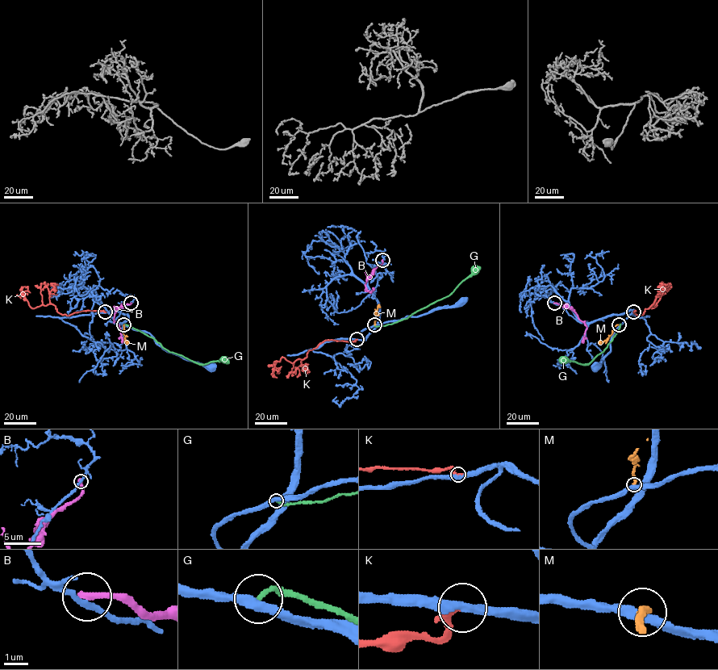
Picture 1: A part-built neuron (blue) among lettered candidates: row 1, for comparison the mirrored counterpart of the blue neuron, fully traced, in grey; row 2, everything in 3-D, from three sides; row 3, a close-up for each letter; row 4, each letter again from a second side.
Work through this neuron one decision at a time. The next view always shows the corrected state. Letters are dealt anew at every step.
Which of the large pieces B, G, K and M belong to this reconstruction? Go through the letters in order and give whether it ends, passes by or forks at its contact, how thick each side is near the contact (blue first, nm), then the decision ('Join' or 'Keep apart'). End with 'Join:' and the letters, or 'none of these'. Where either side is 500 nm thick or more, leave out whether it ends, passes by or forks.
B: It ends there. Thickness 240 nm (blue) against 360 nm. Keep apart
G: It ends there. Thickness 400 nm (blue) against 200 nm. Keep apart
K: It passes by. Thickness 400 nm (blue) against 240 nm. Keep apart
M: It ends there. Thickness 400 nm (blue) against 240 nm. Keep apart
Join: none of these

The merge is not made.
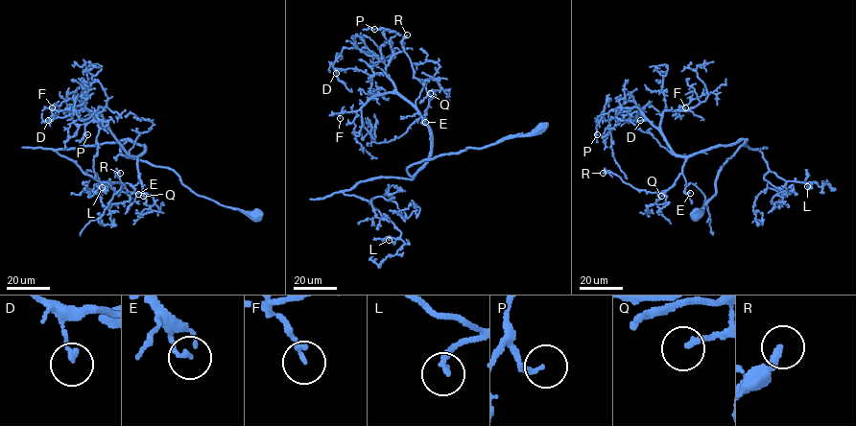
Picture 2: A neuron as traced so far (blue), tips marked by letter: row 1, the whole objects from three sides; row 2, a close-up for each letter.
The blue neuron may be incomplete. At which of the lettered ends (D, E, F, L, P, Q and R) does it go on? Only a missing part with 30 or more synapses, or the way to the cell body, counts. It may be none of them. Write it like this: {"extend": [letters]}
{"extend": ["L"]}

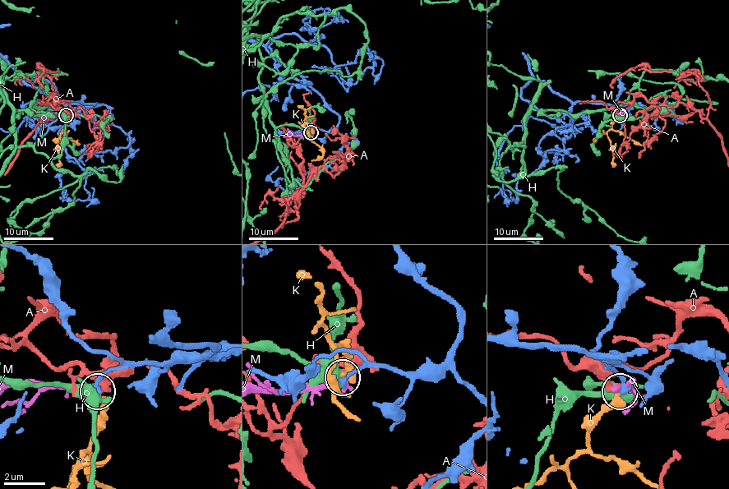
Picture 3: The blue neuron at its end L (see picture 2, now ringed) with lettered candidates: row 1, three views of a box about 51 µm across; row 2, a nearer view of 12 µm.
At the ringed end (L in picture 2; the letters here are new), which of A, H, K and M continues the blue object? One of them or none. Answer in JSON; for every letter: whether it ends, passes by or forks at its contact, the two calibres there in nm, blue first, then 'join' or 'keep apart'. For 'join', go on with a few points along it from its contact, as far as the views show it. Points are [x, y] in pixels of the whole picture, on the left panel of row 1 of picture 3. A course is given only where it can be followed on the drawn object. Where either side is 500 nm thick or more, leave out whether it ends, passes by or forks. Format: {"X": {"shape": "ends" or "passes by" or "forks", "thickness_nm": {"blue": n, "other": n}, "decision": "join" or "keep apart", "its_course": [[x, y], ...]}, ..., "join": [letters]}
{"A": {"shape": "ends", "thickness_nm": {"blue": 240, "other": 340}, "decision": "keep apart"}, "H": {"shape": "passes by", "thickness_nm": {"blue": 240, "other": 480}, "decision": "keep apart"}, "K": {"shape": "ends", "thickness_nm": {"blue": 240, "other": 360}, "decision": "join", "its_course": [[66, 115], [64, 135], [78, 145], [66, 136], [69, 131]]}, "M": {"shape": "ends", "thickness_nm": {"blue": 240, "other": 380}, "decision": "keep apart"}, "join": ["K"]}

